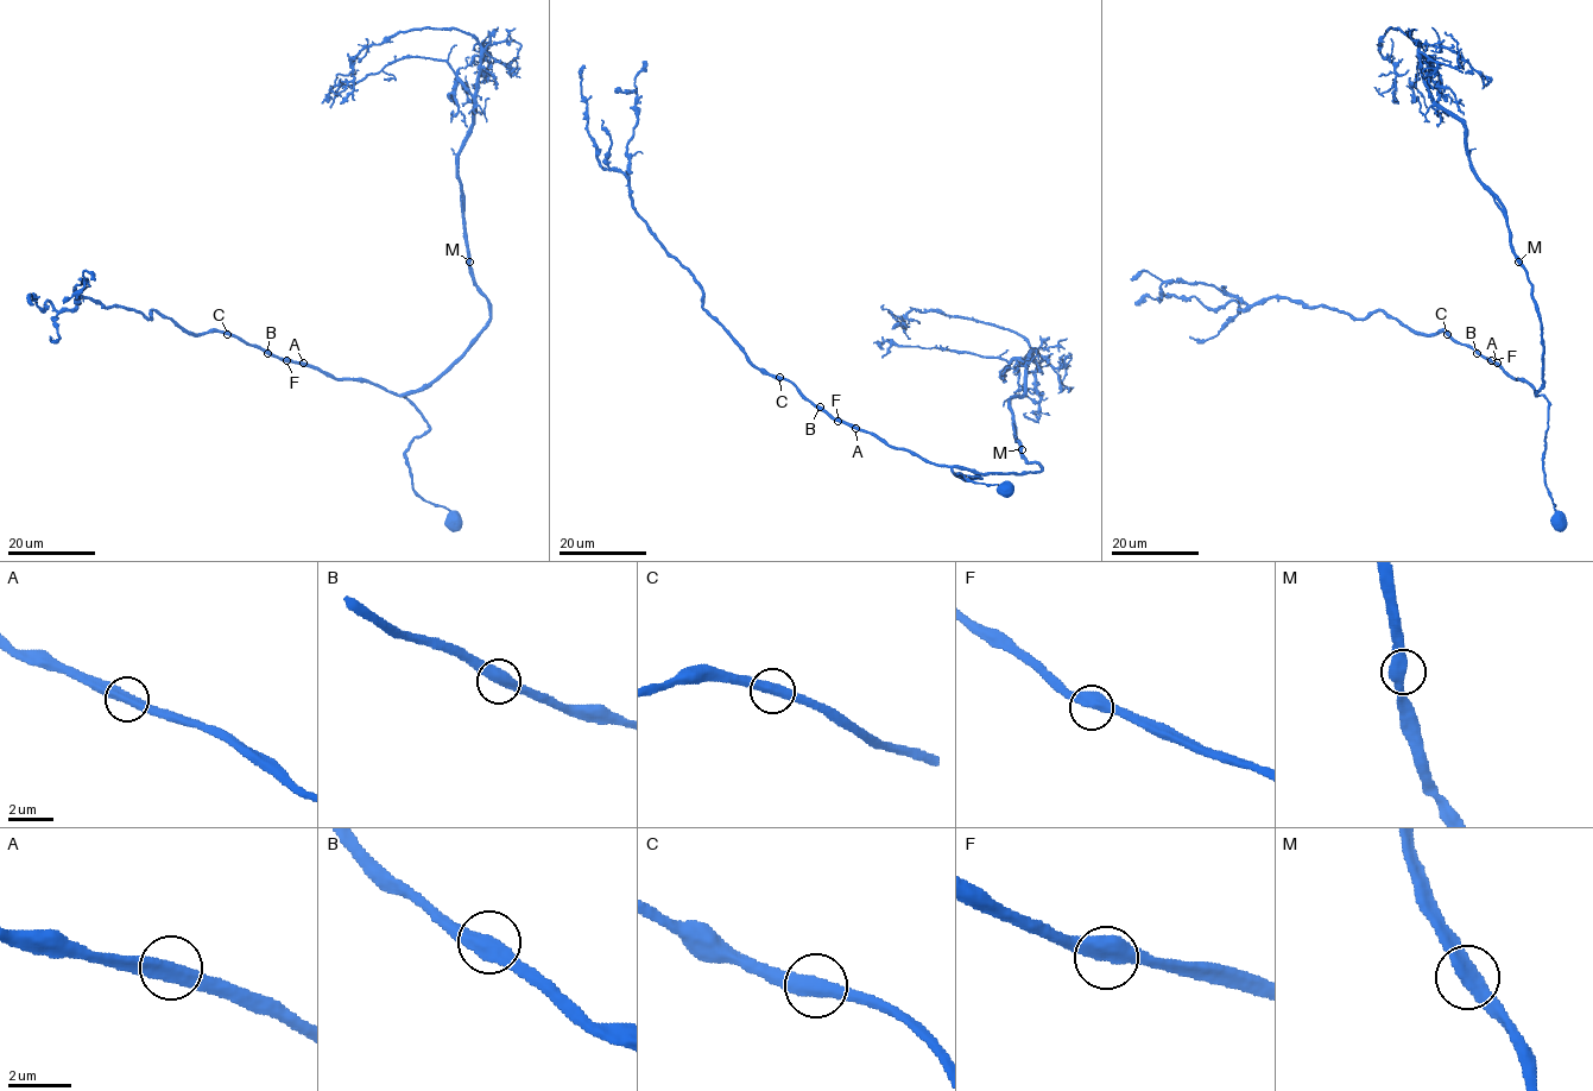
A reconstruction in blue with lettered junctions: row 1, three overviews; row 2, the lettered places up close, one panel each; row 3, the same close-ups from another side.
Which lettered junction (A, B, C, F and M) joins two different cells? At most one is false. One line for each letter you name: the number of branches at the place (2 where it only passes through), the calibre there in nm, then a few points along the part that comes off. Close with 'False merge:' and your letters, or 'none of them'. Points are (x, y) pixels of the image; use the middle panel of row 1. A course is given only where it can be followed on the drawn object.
False merge: none of them

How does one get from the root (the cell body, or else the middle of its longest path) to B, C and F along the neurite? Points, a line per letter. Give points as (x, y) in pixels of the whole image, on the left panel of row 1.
B: (455, 522), (447, 509), (413, 490), (404, 452), (430, 426), (404, 396), (267, 353)
C: (455, 522), (447, 509), (413, 490), (404, 452), (430, 426), (404, 396), (364, 380), (335, 379), (227, 334)
F: (455, 522), (447, 509), (425, 502), (413, 490), (404, 452), (430, 426), (404, 396), (286, 360)

